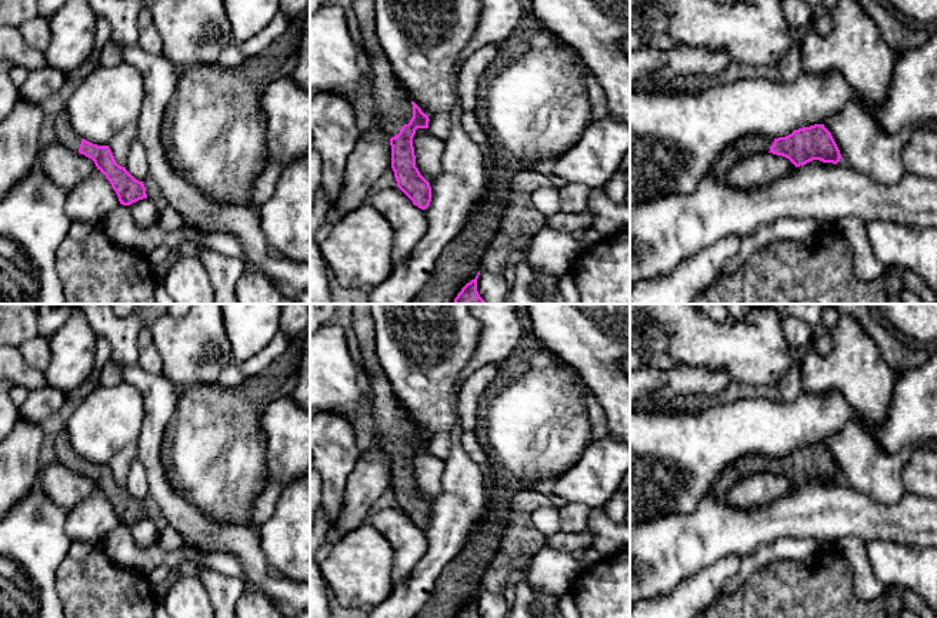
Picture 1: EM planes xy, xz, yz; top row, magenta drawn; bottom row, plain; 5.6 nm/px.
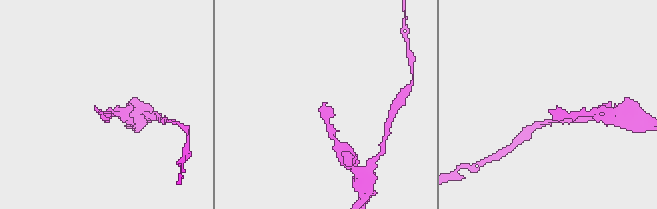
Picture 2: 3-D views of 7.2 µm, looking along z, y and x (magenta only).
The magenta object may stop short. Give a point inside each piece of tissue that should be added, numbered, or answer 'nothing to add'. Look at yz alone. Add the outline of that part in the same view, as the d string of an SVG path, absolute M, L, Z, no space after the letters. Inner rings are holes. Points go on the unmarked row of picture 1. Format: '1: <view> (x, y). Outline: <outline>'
1: yz (750, 464). Outline: M761 454L744 455L727 465L713 481L708 494L724 498L738 481L758 472L768 472L774 458Z

